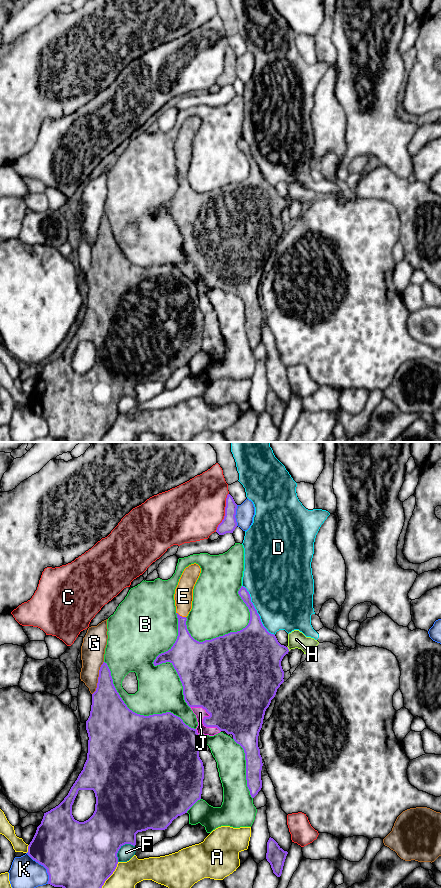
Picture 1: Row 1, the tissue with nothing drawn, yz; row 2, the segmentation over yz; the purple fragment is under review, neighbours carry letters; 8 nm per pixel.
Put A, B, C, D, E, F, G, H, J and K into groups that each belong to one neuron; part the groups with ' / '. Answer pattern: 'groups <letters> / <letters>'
groups A / B / C / D / E J / F / G / H / K

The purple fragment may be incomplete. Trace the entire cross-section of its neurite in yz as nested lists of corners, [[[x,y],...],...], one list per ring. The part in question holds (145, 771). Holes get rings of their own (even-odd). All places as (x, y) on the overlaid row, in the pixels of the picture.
[[[194,563],[186,567],[179,579],[178,585],[175,589],[174,600],[176,606],[176,614],[178,618],[178,636],[173,644],[173,646],[166,652],[159,654],[154,660],[154,666],[160,665],[162,663],[170,662],[174,669],[176,670],[180,681],[183,686],[183,695],[184,700],[187,705],[191,708],[193,713],[196,715],[198,726],[196,729],[189,727],[186,725],[183,720],[174,715],[171,712],[166,712],[162,714],[153,714],[149,716],[144,716],[137,714],[130,710],[127,705],[124,703],[119,693],[117,692],[113,679],[111,676],[111,671],[107,665],[107,663],[103,662],[99,670],[99,677],[96,691],[92,694],[92,705],[90,716],[86,721],[86,730],[88,733],[88,753],[87,760],[84,764],[83,770],[79,774],[77,780],[71,787],[68,795],[64,798],[64,800],[55,808],[50,811],[44,813],[41,824],[37,827],[36,833],[28,846],[28,855],[43,865],[47,869],[47,873],[49,875],[48,884],[54,887],[62,887],[62,888],[102,888],[105,881],[113,874],[118,864],[117,853],[119,849],[125,844],[131,844],[133,846],[136,845],[136,834],[138,832],[146,831],[148,829],[152,830],[165,830],[172,823],[174,819],[178,816],[181,816],[198,801],[201,799],[202,788],[203,788],[203,779],[204,779],[204,766],[203,762],[199,757],[199,734],[214,736],[221,731],[225,731],[230,737],[239,744],[245,753],[246,760],[246,780],[247,787],[250,791],[250,795],[254,798],[258,792],[262,788],[262,780],[261,780],[261,770],[262,770],[262,757],[260,755],[260,749],[258,747],[258,736],[259,732],[262,728],[263,719],[265,715],[266,709],[269,707],[271,700],[275,697],[277,689],[284,682],[284,671],[281,666],[281,661],[283,657],[288,654],[288,647],[281,645],[276,636],[267,631],[267,629],[263,626],[260,616],[257,613],[253,603],[251,602],[251,597],[247,589],[243,586],[238,591],[239,596],[246,604],[250,612],[250,620],[248,625],[240,631],[230,632],[223,636],[219,636],[213,638],[211,640],[205,640],[203,642],[199,642],[195,640],[191,634],[189,633],[186,625],[187,616],[192,609],[192,601],[193,601],[193,589],[194,586],[200,576],[201,568],[198,564]],[[79,790],[93,790],[96,797],[95,811],[93,815],[84,822],[79,822],[74,819],[72,815],[72,805],[74,800],[78,794]]]

